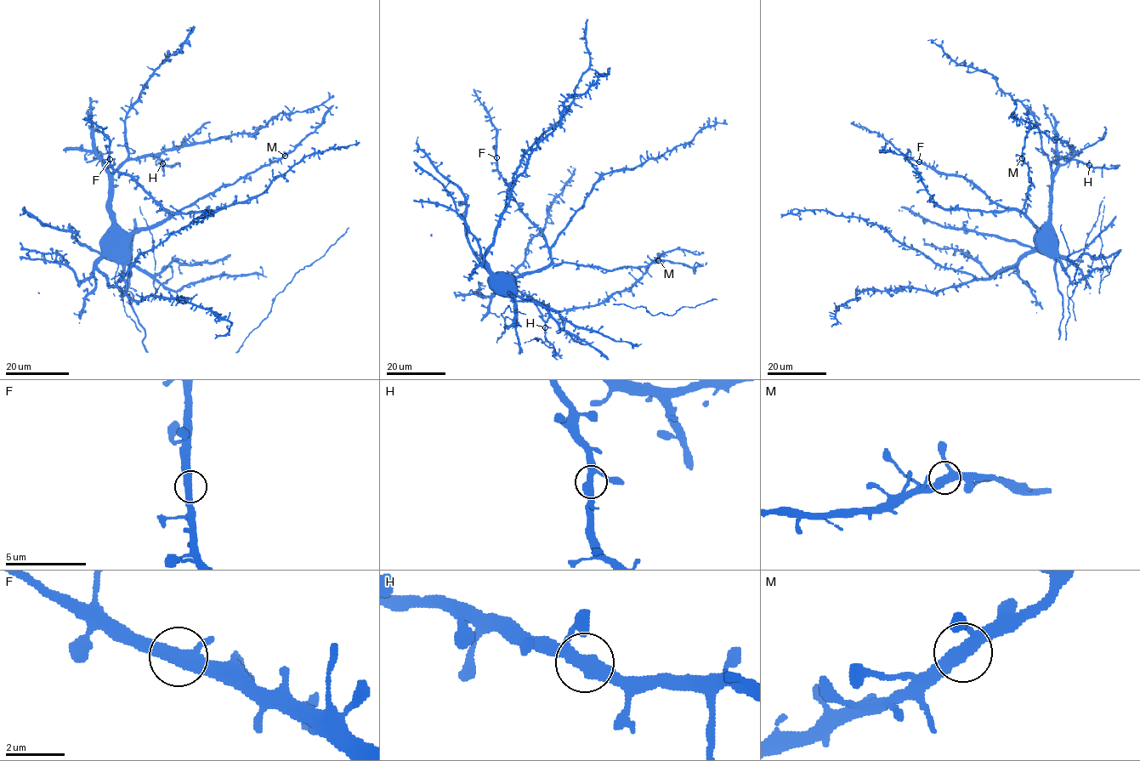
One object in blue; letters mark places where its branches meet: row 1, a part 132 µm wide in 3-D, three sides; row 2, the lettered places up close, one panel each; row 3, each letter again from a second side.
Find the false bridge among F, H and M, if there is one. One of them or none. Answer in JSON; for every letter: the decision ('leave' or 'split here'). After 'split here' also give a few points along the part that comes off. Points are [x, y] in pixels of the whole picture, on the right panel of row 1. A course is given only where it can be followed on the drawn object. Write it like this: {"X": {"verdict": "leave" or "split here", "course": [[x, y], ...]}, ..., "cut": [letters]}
{"F": {"verdict": "leave"}, "H": {"verdict": "leave"}, "M": {"verdict": "leave"}, "cut": []}

